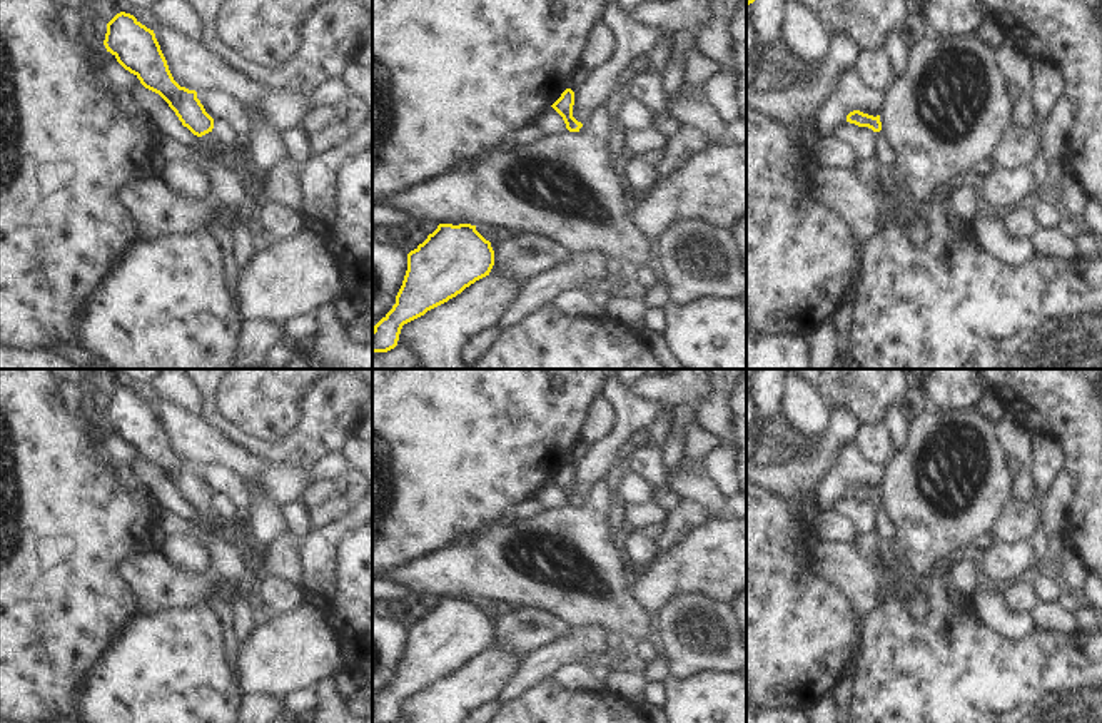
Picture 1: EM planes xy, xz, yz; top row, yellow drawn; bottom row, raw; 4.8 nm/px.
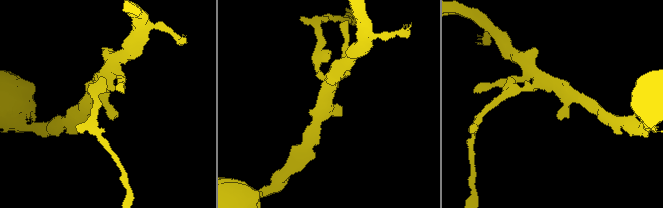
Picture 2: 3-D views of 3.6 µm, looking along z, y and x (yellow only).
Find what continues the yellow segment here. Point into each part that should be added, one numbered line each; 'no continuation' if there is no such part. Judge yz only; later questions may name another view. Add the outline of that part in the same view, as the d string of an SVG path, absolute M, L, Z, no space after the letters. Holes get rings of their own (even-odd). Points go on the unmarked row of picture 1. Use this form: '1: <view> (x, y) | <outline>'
1: yz (885, 528) | M882 504L877 506L877 533L880 538L897 546L897 541L898 541L897 526L892 523L890 516L887 514Z

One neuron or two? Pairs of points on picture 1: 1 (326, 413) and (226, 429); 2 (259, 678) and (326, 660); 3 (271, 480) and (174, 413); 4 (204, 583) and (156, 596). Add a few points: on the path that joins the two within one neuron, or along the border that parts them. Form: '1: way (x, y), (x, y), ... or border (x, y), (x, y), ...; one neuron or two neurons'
1: way (301, 438), (288, 451), (264, 451), (251, 444); one neuron
2: way (276, 662), (309, 660); one neuron
3: way (247, 466), (209, 448), (199, 438); one neuron
4: way (192, 586), (167, 586); one neuron

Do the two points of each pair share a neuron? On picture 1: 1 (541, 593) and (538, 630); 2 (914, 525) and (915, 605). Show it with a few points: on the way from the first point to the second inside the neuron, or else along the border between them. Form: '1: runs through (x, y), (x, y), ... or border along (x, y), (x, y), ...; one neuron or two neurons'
1: border along (511, 605), (530, 605), (551, 611), (571, 626); two neurons
2: runs through (920, 545), (920, 578), (917, 585); one neuron

